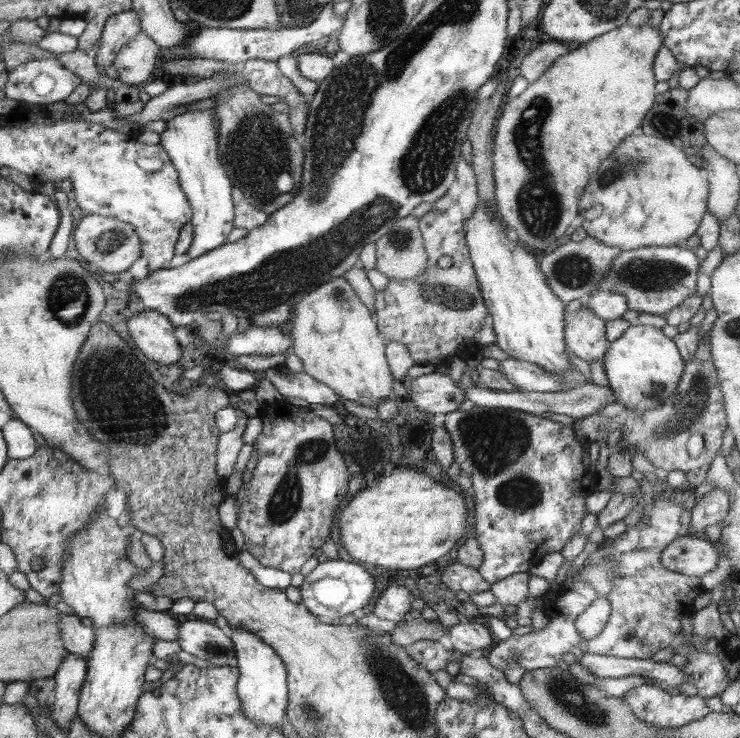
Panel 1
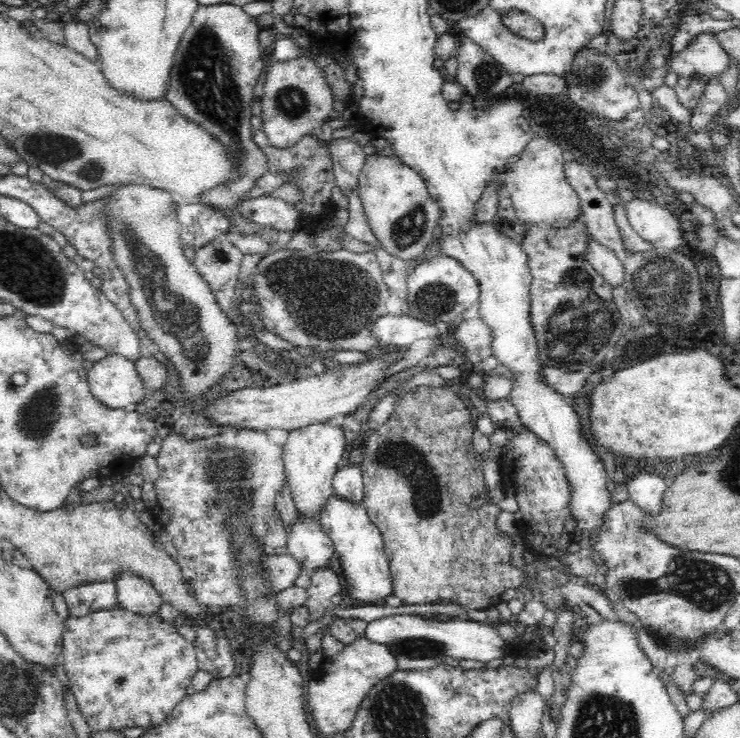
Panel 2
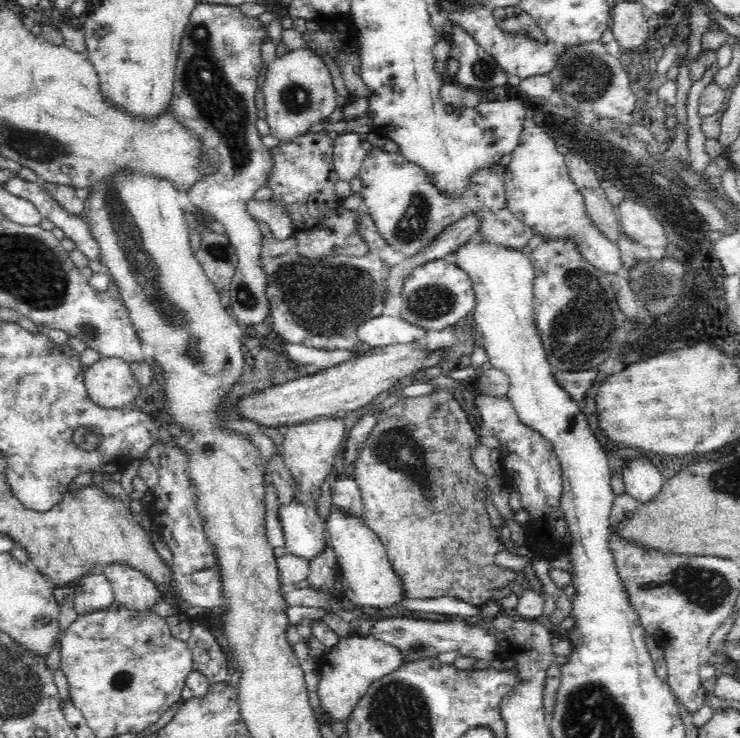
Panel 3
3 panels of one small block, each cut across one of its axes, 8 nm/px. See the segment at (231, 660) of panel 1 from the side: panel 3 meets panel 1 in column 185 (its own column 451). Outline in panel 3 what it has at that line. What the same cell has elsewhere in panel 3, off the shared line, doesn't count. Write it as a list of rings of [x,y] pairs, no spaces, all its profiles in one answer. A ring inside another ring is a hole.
[[[384,618],[373,621],[370,634],[401,649],[405,655],[404,663],[419,657],[432,658],[442,652],[457,652],[457,656],[472,656],[477,660],[494,660],[498,650],[498,639],[482,628],[473,627],[465,619],[454,622],[433,622],[427,619]]]

